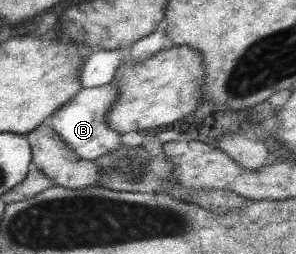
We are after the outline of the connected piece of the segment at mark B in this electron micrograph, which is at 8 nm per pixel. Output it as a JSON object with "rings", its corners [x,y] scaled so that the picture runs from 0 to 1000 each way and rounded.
{"rings":[[[389,331],[304,346],[277,343],[247,378],[247,390],[182,437],[149,476],[149,488],[169,500],[203,539],[206,555],[220,559],[223,575],[233,575],[267,626],[307,634],[345,610],[382,602],[412,579],[412,567],[402,547],[405,528],[358,488],[358,453],[385,390],[395,390],[395,362]]]}

